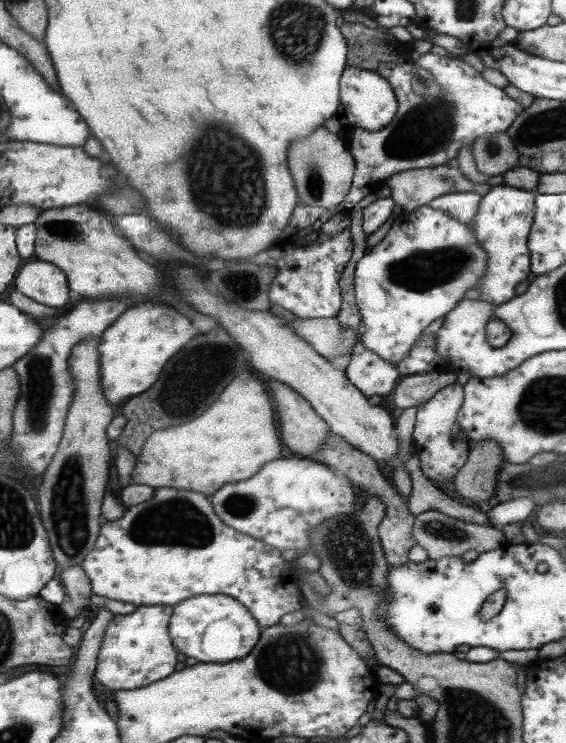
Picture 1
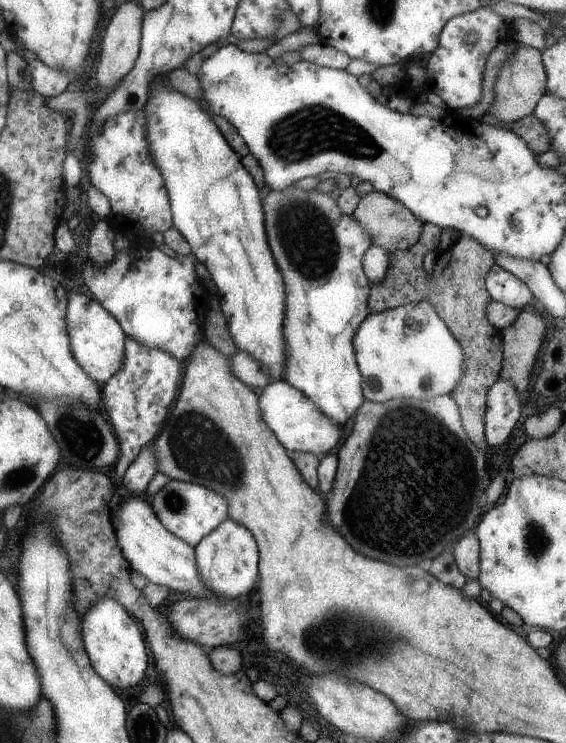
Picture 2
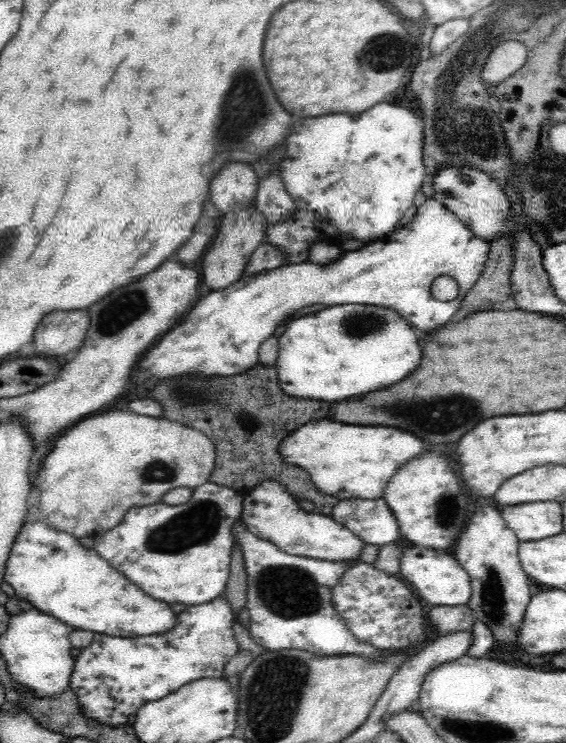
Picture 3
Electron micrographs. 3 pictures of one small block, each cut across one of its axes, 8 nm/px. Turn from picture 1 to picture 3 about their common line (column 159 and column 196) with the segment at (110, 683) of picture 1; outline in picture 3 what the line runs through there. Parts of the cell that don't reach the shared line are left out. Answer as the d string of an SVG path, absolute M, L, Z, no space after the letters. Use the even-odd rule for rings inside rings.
M226 592L220 598L200 604L188 606L180 618L176 630L168 636L142 636L142 638L114 638L96 634L94 642L82 650L82 654L74 662L74 670L70 674L70 690L80 696L80 706L88 718L96 718L110 726L124 726L132 724L136 712L154 700L162 700L172 692L178 692L184 684L192 684L194 680L206 678L222 678L226 662L238 654L238 642L234 636L234 614L226 604Z

